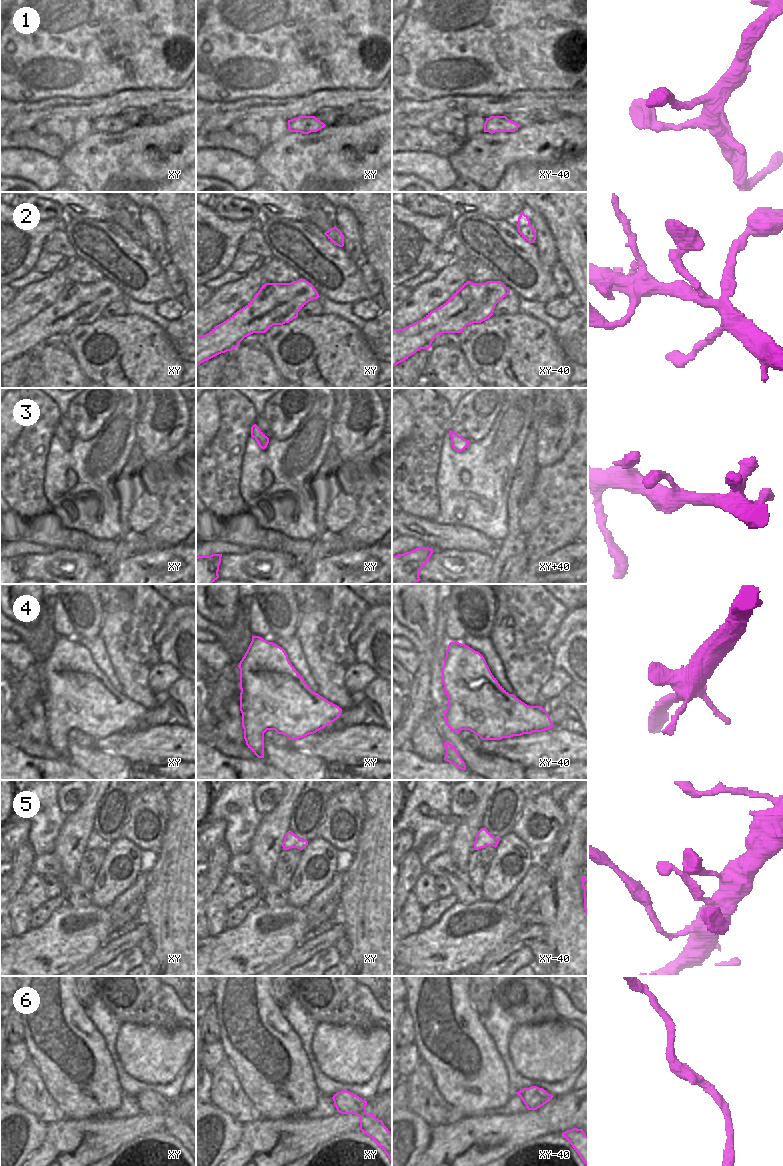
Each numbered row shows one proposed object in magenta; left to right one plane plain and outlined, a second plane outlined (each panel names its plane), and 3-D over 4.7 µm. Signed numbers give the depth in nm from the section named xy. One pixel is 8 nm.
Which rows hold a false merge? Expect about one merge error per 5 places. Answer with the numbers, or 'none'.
none

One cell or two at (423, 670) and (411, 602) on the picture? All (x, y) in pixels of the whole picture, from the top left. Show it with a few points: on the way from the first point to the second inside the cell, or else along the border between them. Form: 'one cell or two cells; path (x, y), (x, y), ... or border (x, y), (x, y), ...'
one cell; path (426, 653), (426, 634), (421, 619)

